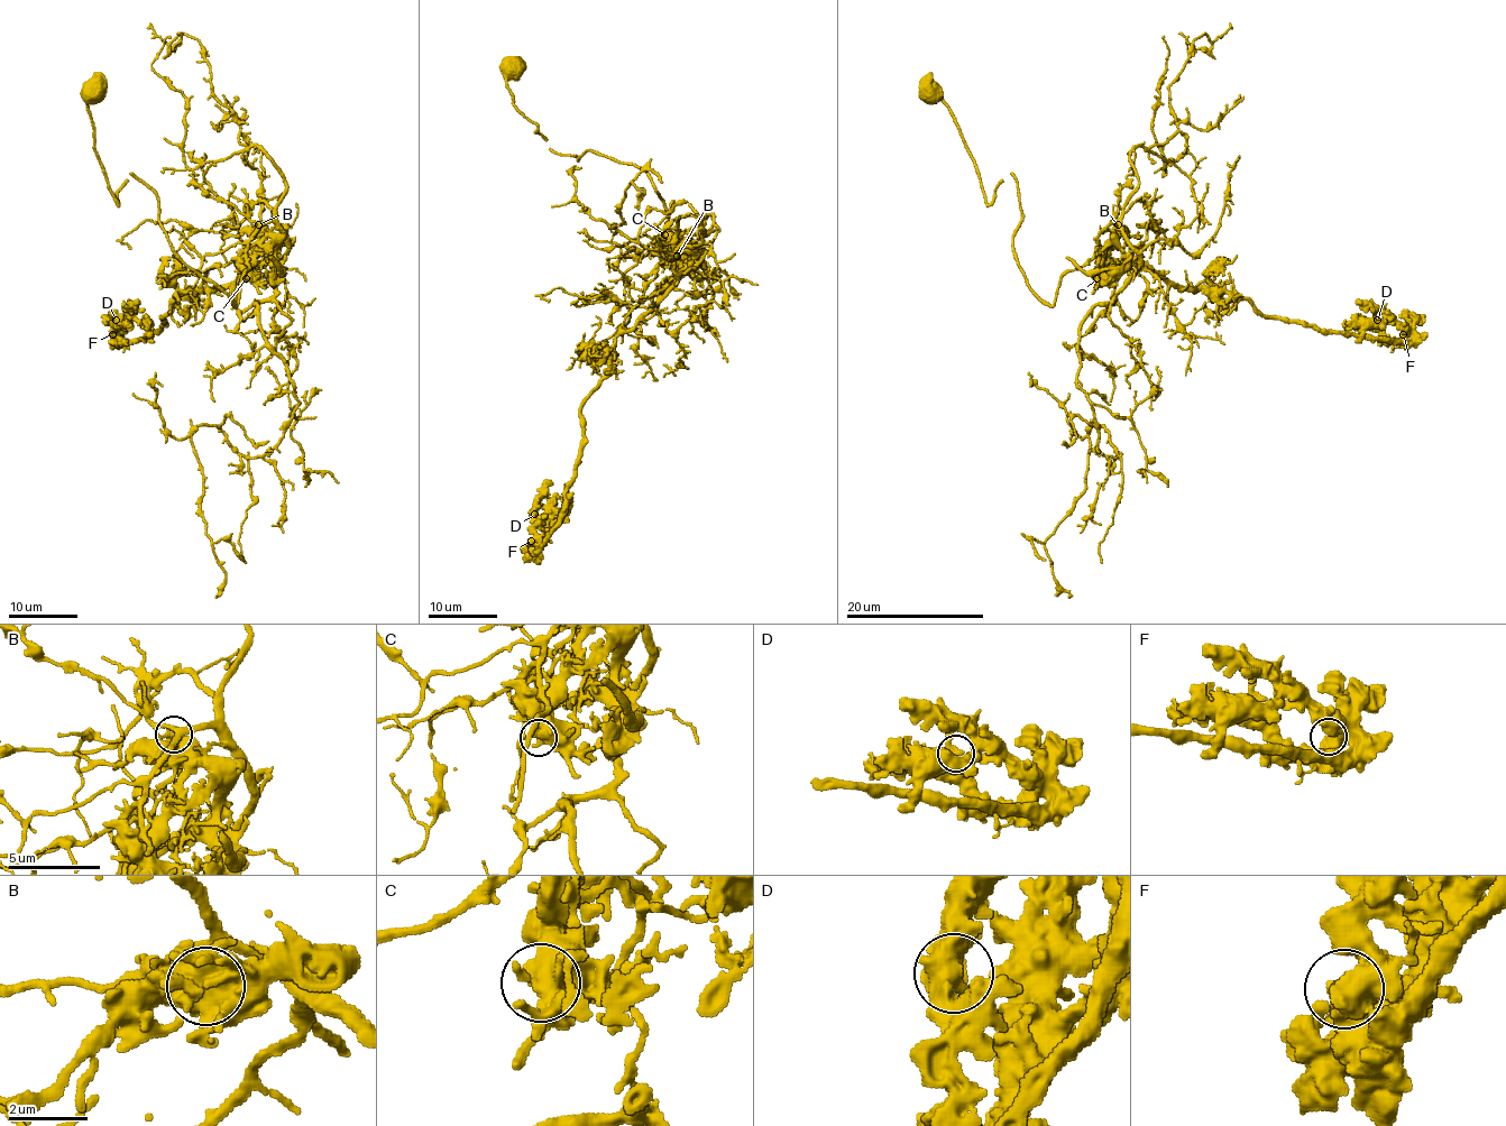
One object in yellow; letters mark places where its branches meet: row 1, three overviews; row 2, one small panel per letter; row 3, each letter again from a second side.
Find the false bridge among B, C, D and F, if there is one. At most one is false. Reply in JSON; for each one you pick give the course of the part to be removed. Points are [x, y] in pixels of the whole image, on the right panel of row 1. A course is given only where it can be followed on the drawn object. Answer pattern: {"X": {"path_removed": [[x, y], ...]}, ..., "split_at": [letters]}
{"B": {"path_removed": [[1118, 225], [1140, 262], [1077, 347], [1099, 450], [1118, 457], [1093, 425], [1083, 495], [1045, 542], [1068, 597]]}, "split_at": ["B"]}

